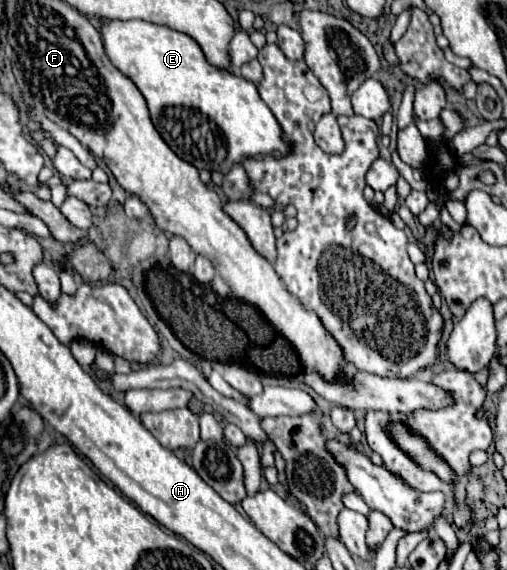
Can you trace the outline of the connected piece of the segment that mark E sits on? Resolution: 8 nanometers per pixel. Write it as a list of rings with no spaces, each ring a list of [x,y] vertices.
[[[100,18],[100,34],[106,56],[110,62],[138,86],[146,98],[152,124],[164,138],[164,142],[186,162],[194,164],[198,170],[218,170],[228,172],[234,162],[242,162],[248,156],[284,156],[288,146],[280,138],[280,126],[276,124],[274,114],[258,96],[258,90],[252,82],[234,76],[226,70],[210,66],[200,50],[200,46],[186,34],[176,32],[166,26],[156,26],[138,20],[106,20]]]

